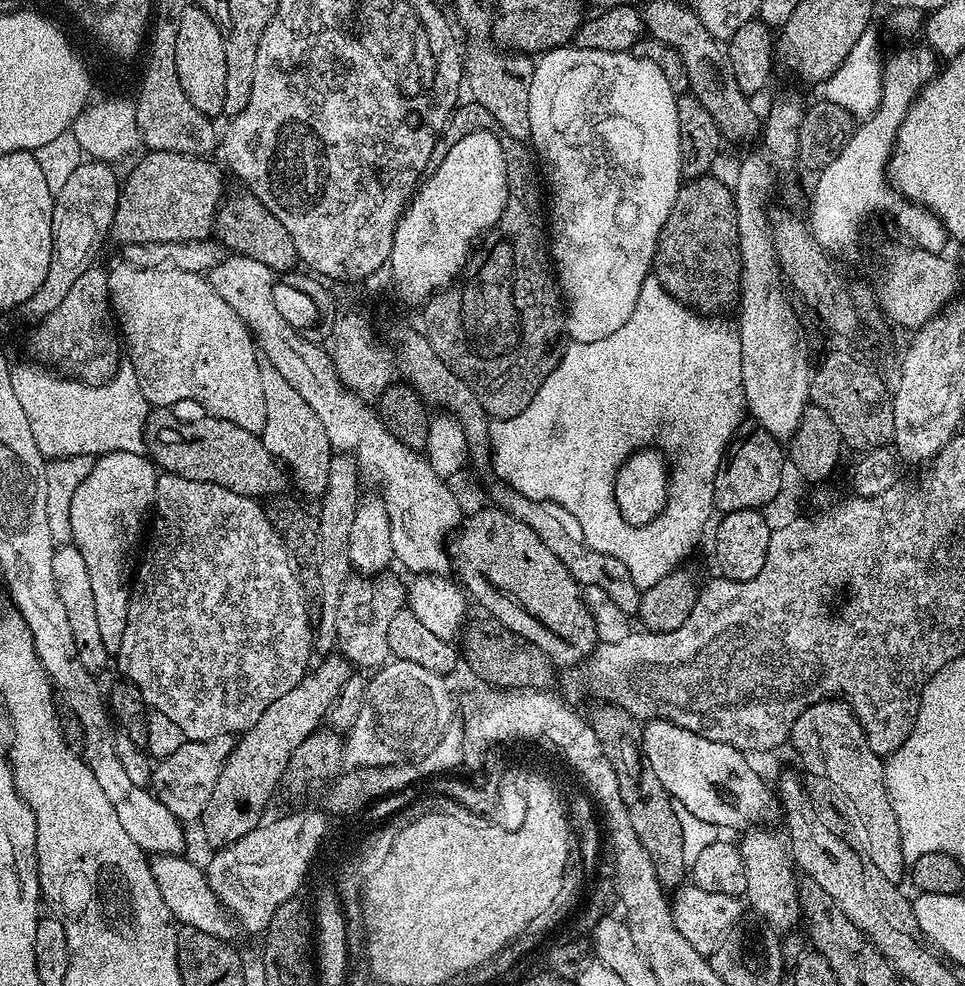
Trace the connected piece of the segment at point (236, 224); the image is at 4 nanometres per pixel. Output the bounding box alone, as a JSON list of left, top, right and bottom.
[215,194,298,274]

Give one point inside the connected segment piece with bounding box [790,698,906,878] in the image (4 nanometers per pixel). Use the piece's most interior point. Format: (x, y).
(830, 741)

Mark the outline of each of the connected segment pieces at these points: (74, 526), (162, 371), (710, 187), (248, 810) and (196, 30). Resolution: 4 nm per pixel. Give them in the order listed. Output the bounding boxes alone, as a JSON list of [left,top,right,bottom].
[[70,452,158,654],[108,262,266,433],[652,174,740,314],[202,654,354,846],[174,6,226,118]]

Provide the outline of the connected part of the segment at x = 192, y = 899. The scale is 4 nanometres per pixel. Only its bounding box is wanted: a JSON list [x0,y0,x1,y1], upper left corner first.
[151,854,238,941]

